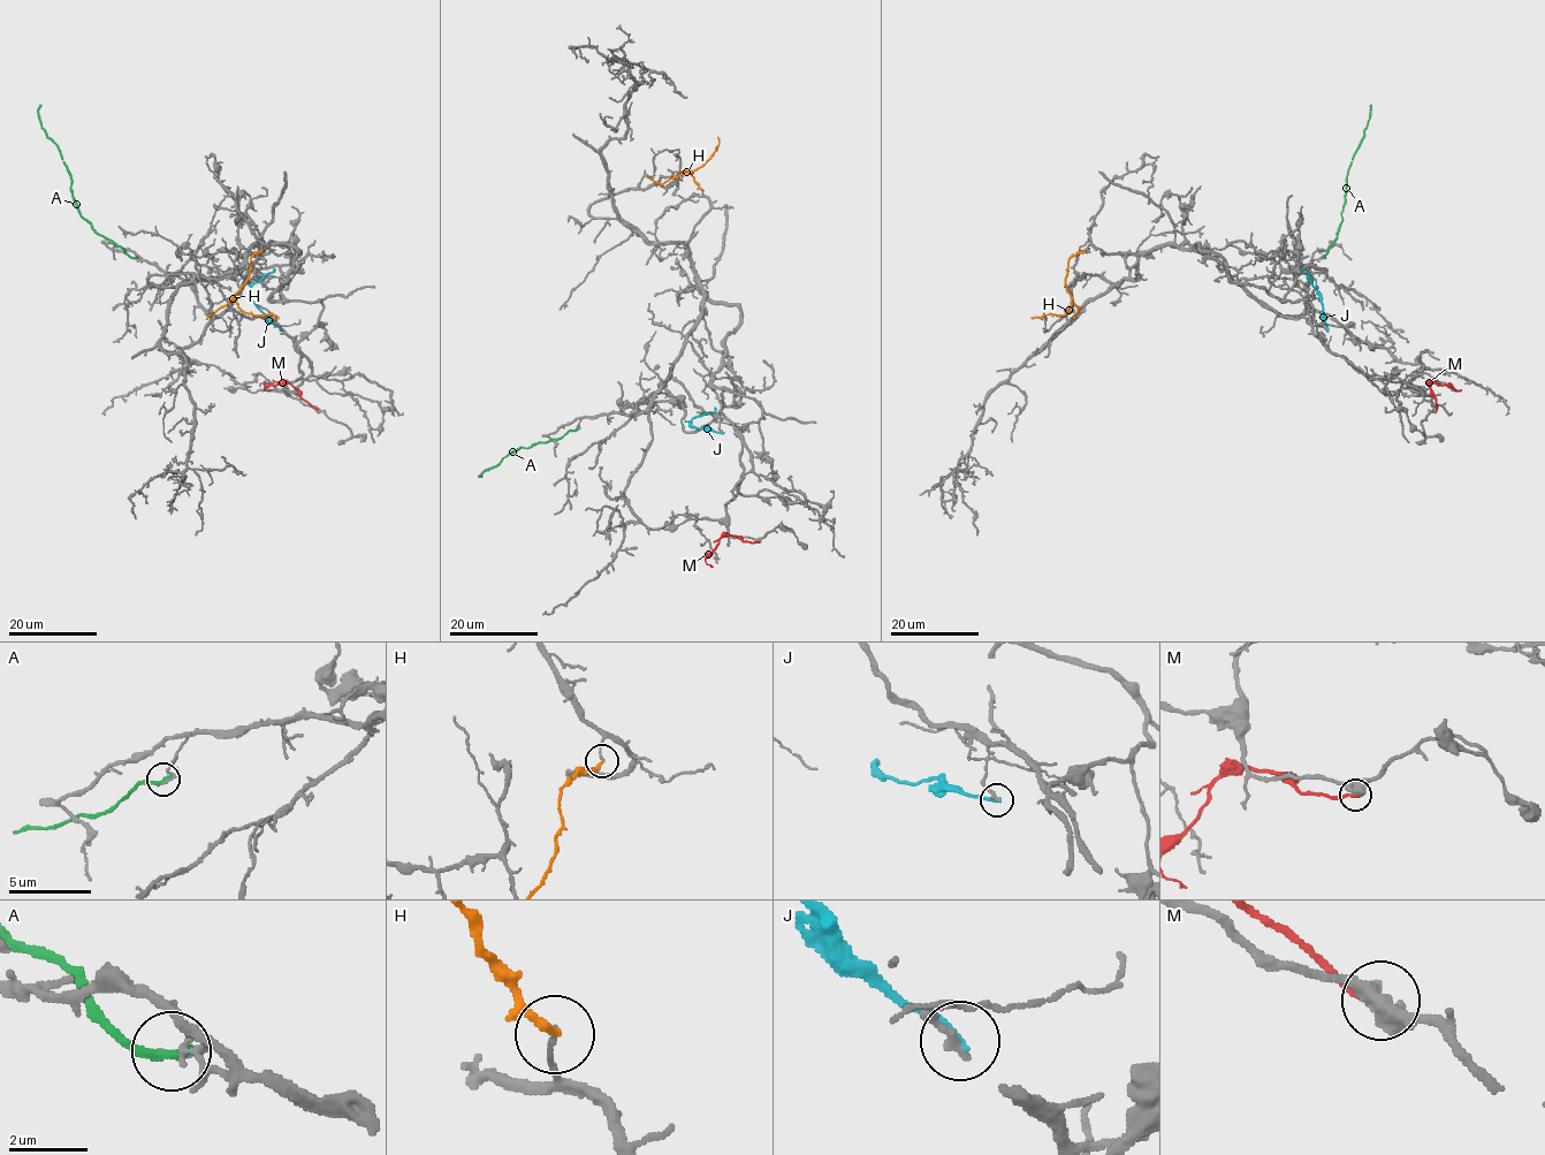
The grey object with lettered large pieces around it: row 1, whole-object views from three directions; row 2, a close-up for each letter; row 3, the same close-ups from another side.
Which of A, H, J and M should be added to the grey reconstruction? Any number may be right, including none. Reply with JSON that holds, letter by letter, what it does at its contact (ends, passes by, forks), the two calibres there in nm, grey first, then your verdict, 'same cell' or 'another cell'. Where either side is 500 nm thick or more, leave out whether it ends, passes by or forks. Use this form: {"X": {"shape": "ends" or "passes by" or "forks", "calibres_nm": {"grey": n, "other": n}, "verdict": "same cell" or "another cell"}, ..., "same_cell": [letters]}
{"A": {"shape": "ends", "calibres_nm": {"grey": 150, "other": 280}, "verdict": "another cell"}, "H": {"shape": "ends", "calibres_nm": {"grey": 120, "other": 200}, "verdict": "another cell"}, "J": {"shape": "ends", "calibres_nm": {"grey": 240, "other": 200}, "verdict": "another cell"}, "M": {"shape": "ends", "calibres_nm": {"grey": 480, "other": 190}, "verdict": "another cell"}, "same_cell": []}

